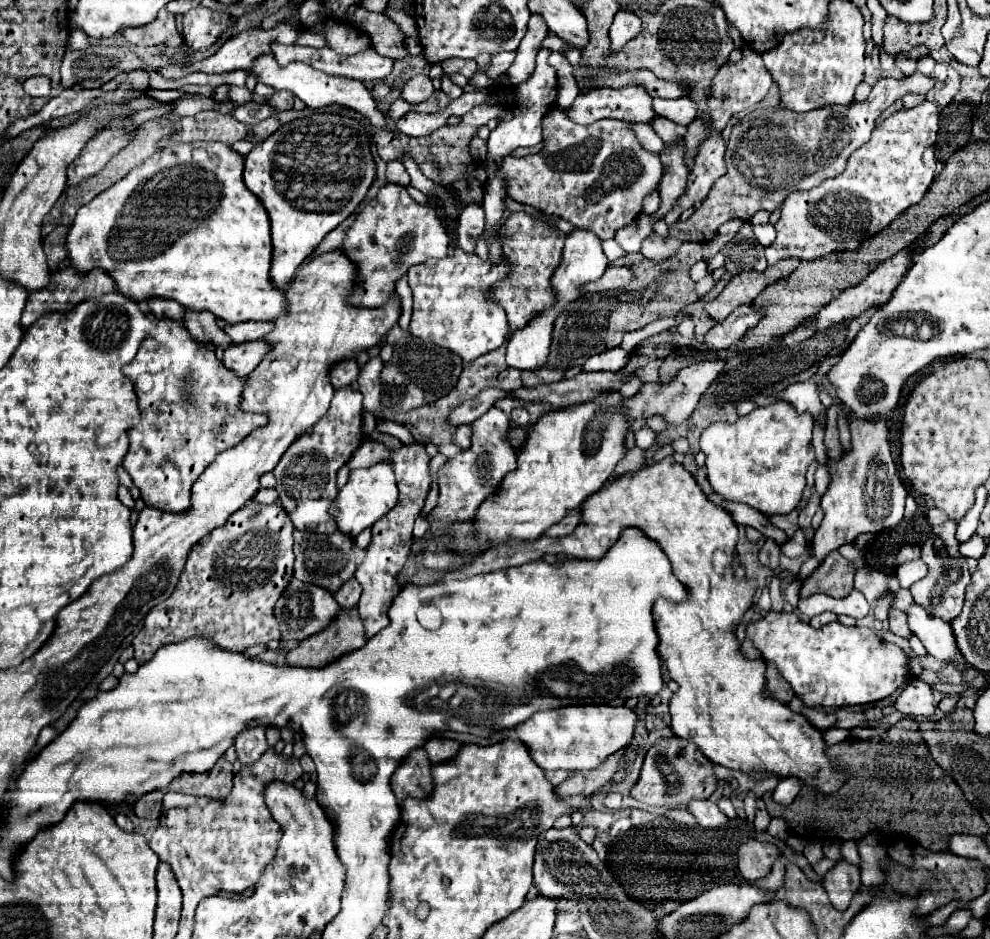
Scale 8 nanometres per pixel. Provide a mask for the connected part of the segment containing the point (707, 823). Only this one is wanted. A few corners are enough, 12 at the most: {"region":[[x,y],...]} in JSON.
{"region":[[710,799],[688,801],[688,813],[708,829],[726,823]]}

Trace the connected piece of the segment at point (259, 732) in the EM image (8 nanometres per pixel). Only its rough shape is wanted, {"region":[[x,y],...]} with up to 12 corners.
{"region":[[262,725],[238,733],[242,765],[256,763],[268,749]]}

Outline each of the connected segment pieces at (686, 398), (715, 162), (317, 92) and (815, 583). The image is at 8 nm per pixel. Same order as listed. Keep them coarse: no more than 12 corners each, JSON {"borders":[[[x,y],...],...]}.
{"borders":[[[698,361],[668,383],[644,383],[624,401],[630,419],[678,425],[726,367]],[[708,129],[686,195],[664,217],[676,223],[726,173],[722,133]],[[272,53],[254,59],[260,83],[286,89],[308,107],[338,103],[376,129],[384,113],[362,81],[310,65],[280,67]],[[830,553],[804,581],[800,595],[846,597],[854,567]]]}

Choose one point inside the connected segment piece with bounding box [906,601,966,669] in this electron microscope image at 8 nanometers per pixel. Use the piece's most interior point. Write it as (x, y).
(936, 635)

